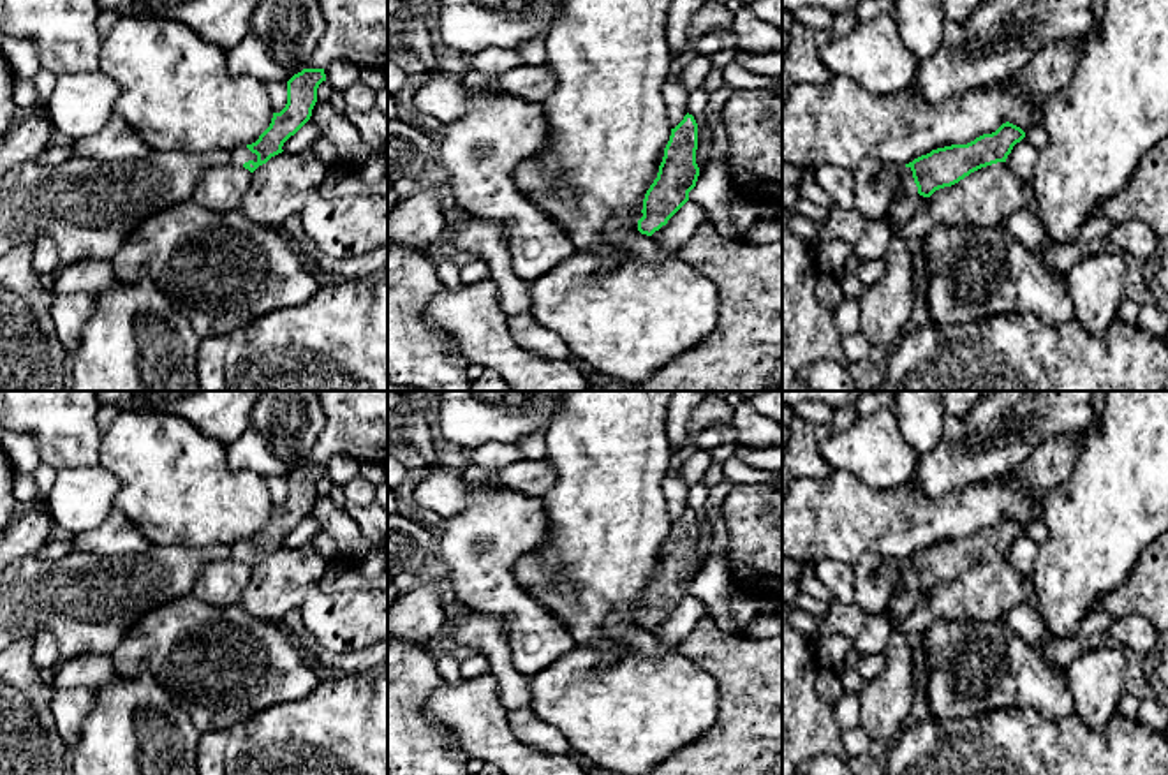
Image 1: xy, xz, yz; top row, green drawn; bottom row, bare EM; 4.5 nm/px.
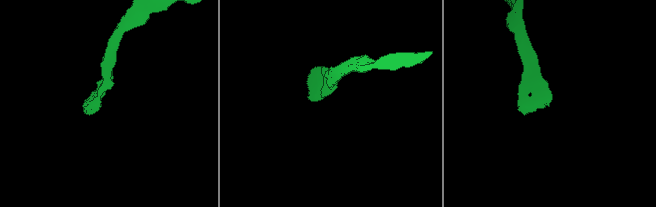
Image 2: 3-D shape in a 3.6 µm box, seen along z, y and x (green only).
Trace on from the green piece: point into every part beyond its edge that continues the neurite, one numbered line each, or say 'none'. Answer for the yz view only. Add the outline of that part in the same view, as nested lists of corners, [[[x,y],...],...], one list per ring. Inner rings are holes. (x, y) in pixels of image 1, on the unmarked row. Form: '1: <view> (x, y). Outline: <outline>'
1: yz (906, 580). Outline: [[[898,562],[897,592],[898,590],[918,590],[918,581],[914,578],[911,562]]]

